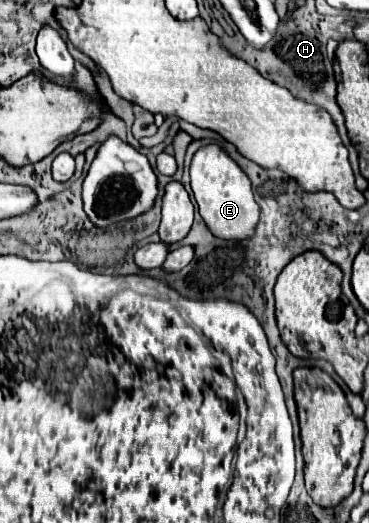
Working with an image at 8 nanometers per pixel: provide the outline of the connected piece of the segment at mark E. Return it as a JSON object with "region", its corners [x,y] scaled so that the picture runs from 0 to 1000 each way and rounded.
{"region":[[[558,277],[526,296],[515,338],[542,415],[580,453],[612,461],[656,461],[688,453],[694,430],[705,423],[705,396],[688,384],[672,335],[640,315],[640,308],[629,308],[591,277]]]}

